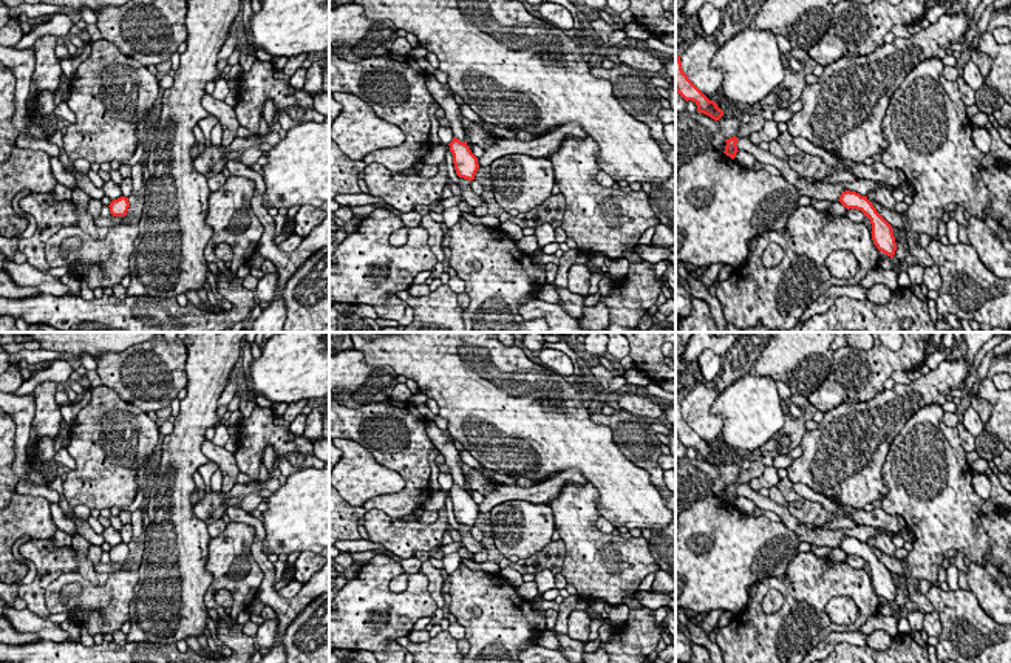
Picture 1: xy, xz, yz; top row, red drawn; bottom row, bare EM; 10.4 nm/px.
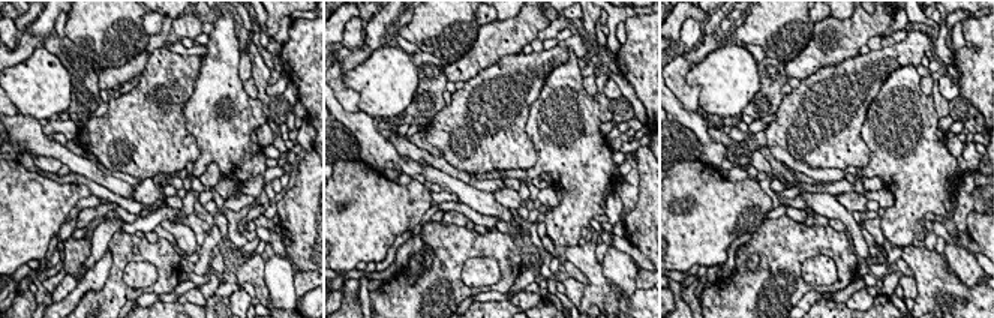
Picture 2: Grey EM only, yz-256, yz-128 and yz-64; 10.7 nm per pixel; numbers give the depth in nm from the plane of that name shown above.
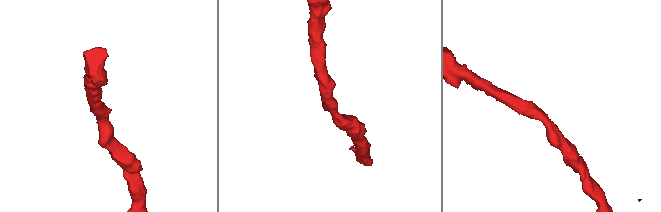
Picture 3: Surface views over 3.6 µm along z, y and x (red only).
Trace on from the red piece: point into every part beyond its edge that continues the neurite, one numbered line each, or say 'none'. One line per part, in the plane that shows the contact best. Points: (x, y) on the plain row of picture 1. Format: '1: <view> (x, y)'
none

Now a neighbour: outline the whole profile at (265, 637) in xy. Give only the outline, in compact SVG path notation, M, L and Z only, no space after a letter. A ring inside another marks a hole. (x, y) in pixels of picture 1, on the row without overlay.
M264 620L263 624L260 624L258 632L255 635L257 648L271 648L274 644L277 632L277 621L275 620Z

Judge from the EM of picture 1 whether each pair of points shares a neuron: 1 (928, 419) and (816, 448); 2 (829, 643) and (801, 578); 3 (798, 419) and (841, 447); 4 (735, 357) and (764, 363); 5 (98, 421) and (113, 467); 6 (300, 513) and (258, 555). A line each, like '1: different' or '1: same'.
1: different
2: different
3: different
4: different
5: same
6: different

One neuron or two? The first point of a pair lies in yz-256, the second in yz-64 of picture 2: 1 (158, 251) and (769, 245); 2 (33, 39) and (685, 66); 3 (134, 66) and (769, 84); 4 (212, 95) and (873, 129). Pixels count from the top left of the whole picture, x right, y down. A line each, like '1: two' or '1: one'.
1: one
2: two
3: two
4: one

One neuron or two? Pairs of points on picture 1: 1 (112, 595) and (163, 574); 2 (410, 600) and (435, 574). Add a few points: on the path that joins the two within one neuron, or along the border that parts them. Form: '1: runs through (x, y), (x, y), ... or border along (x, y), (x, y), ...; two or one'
1: border along (138, 572), (129, 609); two
2: border along (421, 571), (428, 581), (428, 592), (438, 606); two

